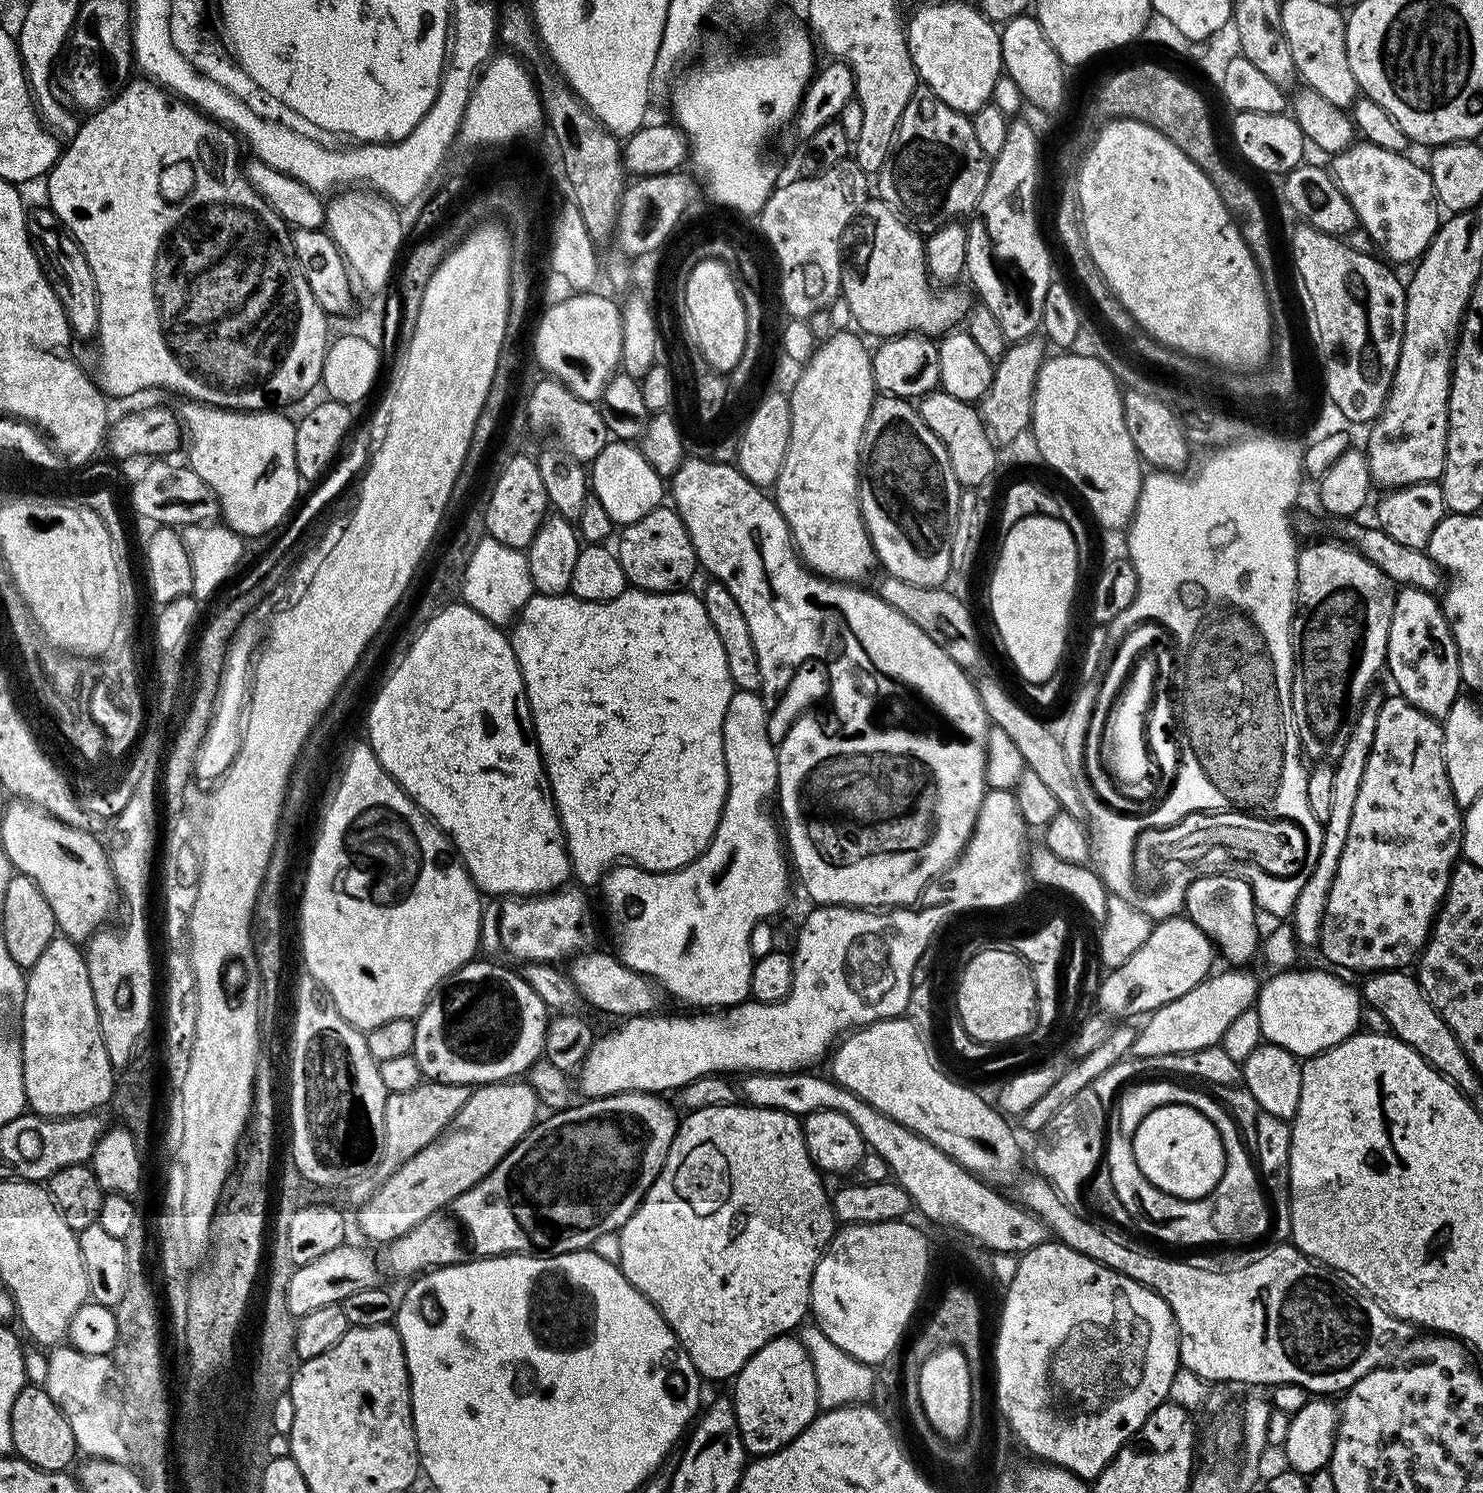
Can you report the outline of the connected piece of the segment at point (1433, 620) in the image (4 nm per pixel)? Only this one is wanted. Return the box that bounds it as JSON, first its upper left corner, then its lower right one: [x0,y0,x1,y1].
[1386,586,1463,720]

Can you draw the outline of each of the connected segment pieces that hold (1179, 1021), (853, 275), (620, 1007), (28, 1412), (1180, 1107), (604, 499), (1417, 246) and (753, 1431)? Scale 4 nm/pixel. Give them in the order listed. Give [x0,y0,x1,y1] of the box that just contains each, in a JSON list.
[[1129,968,1260,1059],[840,198,965,338],[571,950,657,1018],[10,1386,78,1472],[1131,1104,1224,1200],[590,442,666,525],[1330,139,1442,264],[730,1334,820,1457]]

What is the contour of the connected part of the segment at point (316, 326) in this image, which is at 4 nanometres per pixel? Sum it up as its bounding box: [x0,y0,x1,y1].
[46,78,330,403]

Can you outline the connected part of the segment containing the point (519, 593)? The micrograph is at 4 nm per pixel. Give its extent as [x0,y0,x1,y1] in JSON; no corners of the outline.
[460,536,534,626]

